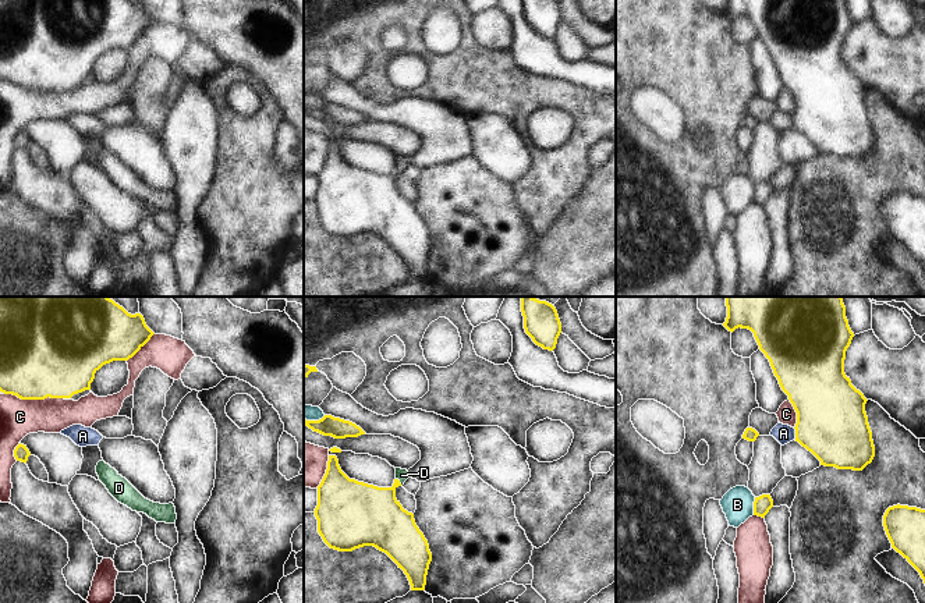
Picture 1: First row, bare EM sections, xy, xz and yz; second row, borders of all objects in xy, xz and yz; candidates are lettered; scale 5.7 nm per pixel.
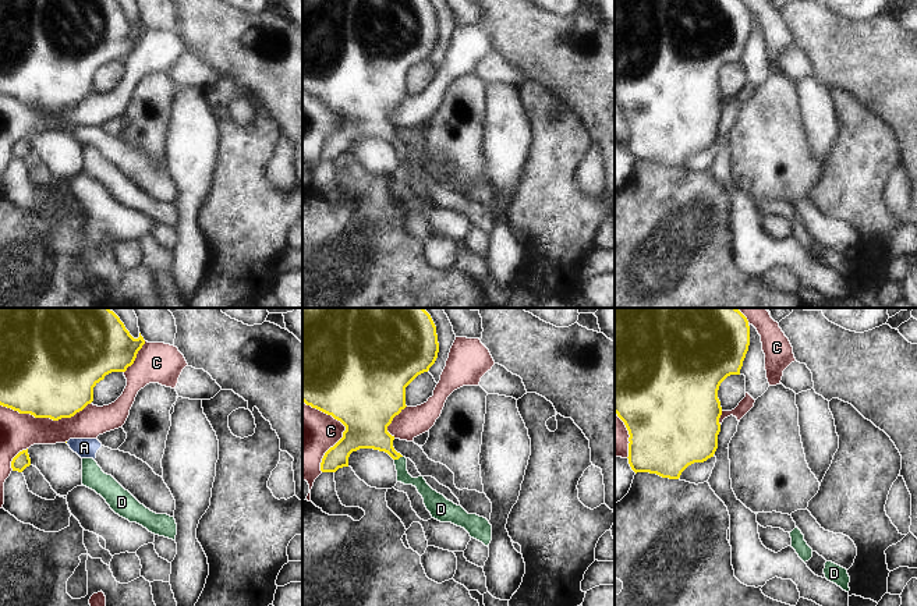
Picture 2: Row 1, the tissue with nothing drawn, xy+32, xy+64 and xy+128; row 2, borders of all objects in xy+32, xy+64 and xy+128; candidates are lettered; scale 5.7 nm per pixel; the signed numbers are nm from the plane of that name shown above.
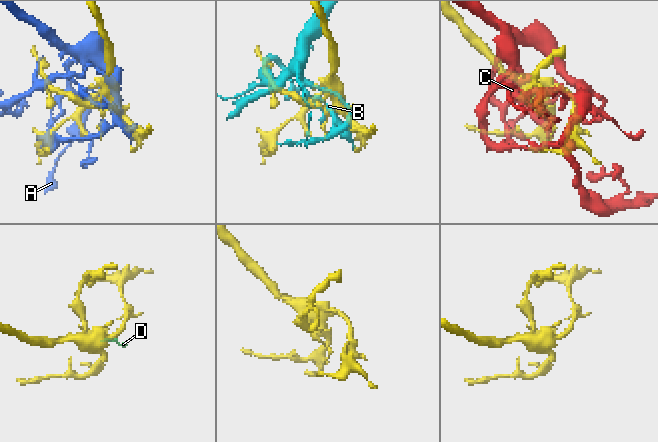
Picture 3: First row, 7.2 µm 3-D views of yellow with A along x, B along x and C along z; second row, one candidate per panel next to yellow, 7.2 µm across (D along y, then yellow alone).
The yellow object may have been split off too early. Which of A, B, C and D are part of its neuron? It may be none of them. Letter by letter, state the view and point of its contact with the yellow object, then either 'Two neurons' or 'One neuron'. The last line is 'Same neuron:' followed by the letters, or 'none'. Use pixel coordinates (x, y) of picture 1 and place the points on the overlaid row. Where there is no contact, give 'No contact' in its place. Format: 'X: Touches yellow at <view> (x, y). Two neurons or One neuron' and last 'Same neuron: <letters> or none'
A: Touches yellow at yz (796, 433). Two neurons
B: Touches yellow at yz (754, 506). Two neurons
C: Touches yellow at xy (34, 398). Two neurons
D: Touches yellow at xz (399, 482). One neuron
Same neuron: D.

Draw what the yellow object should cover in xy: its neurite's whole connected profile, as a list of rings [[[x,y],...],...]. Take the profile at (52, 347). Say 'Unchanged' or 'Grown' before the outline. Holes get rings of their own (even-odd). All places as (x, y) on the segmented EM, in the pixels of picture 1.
Unchanged. [[[0,297],[0,391],[21,400],[71,398],[74,394],[91,390],[95,373],[103,365],[113,361],[128,361],[153,334],[141,313],[128,313],[109,297]]]

